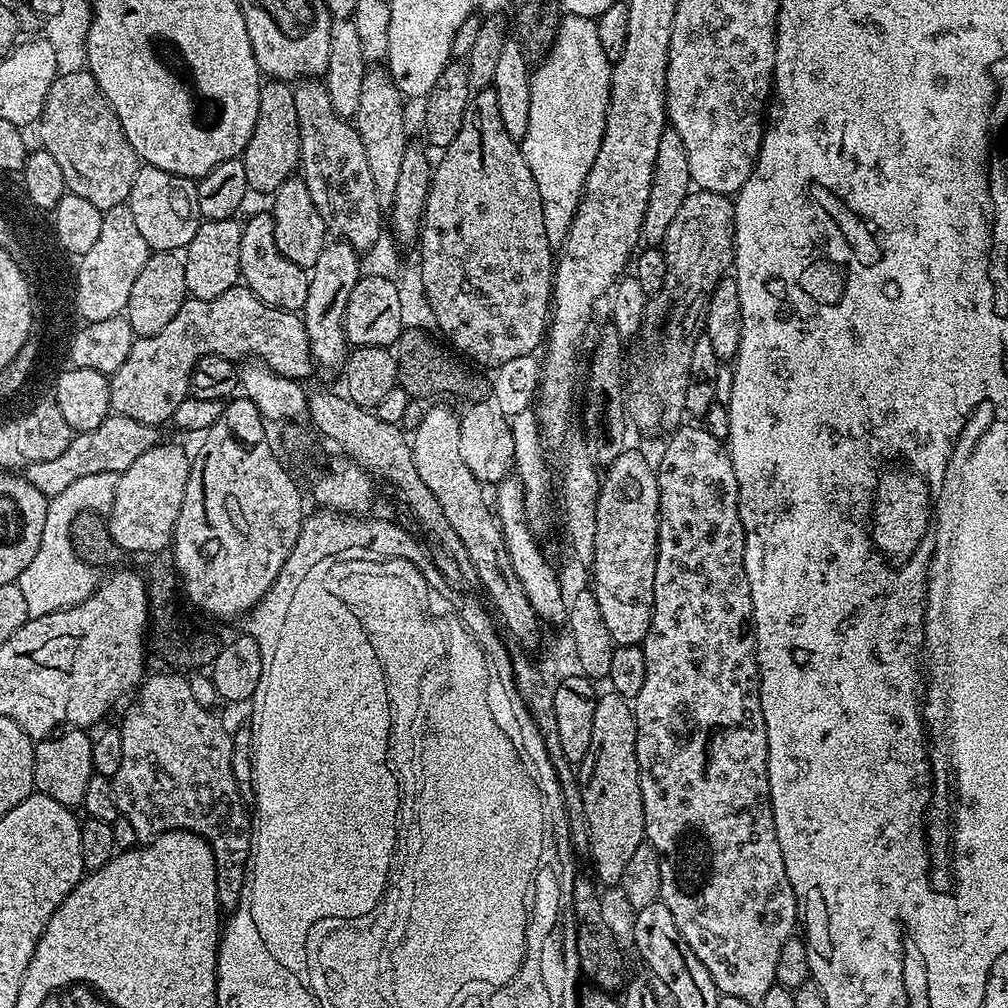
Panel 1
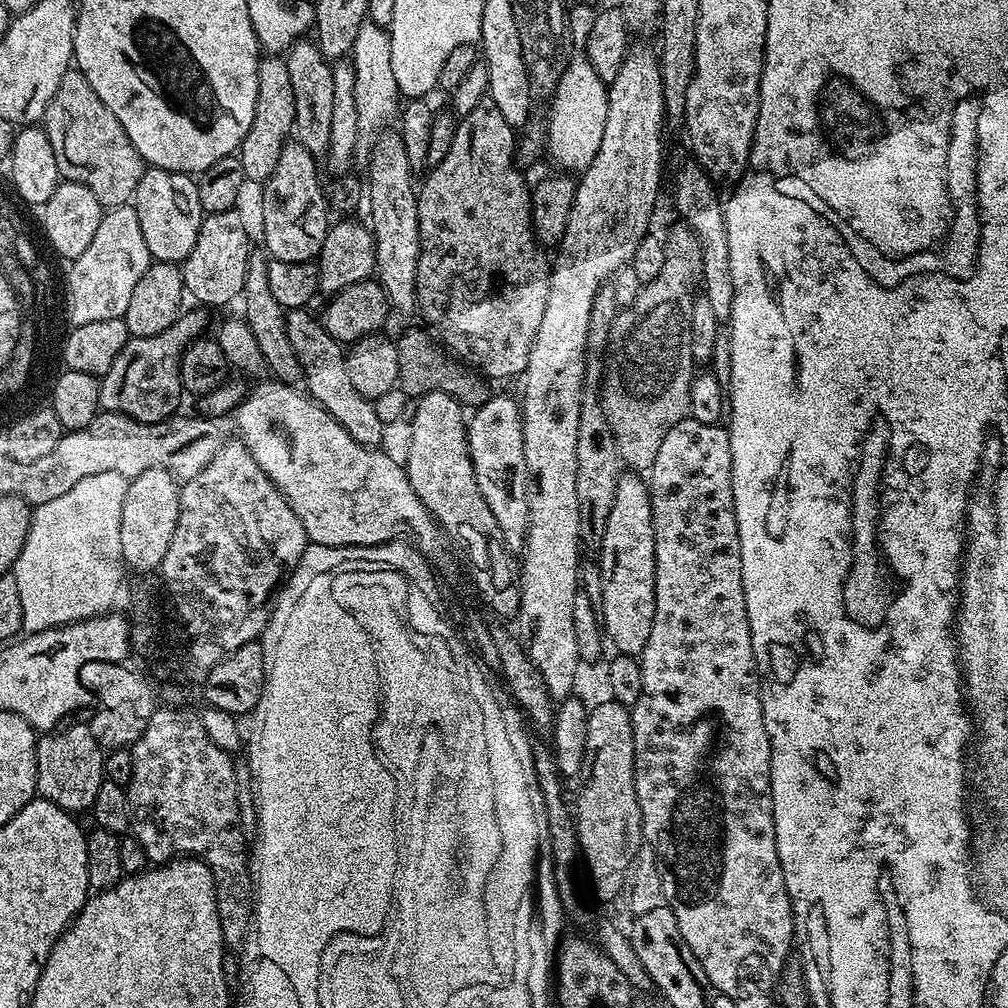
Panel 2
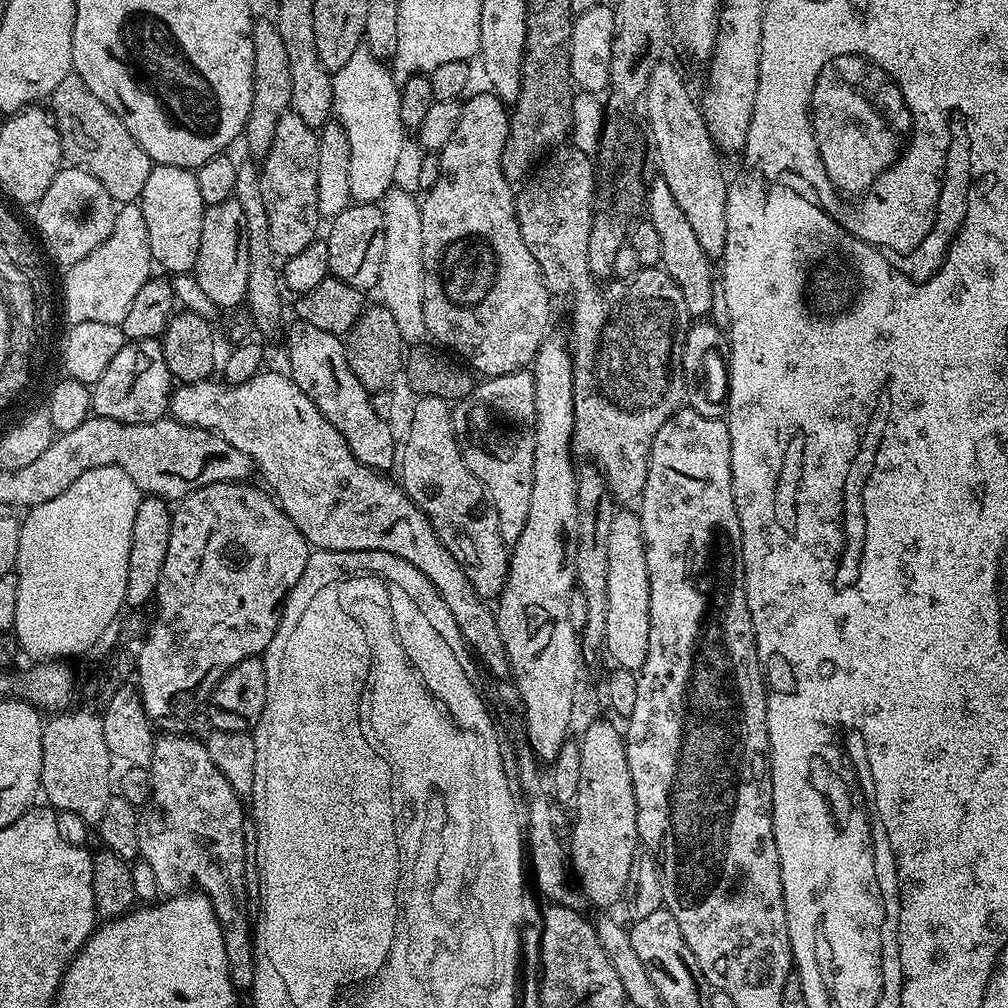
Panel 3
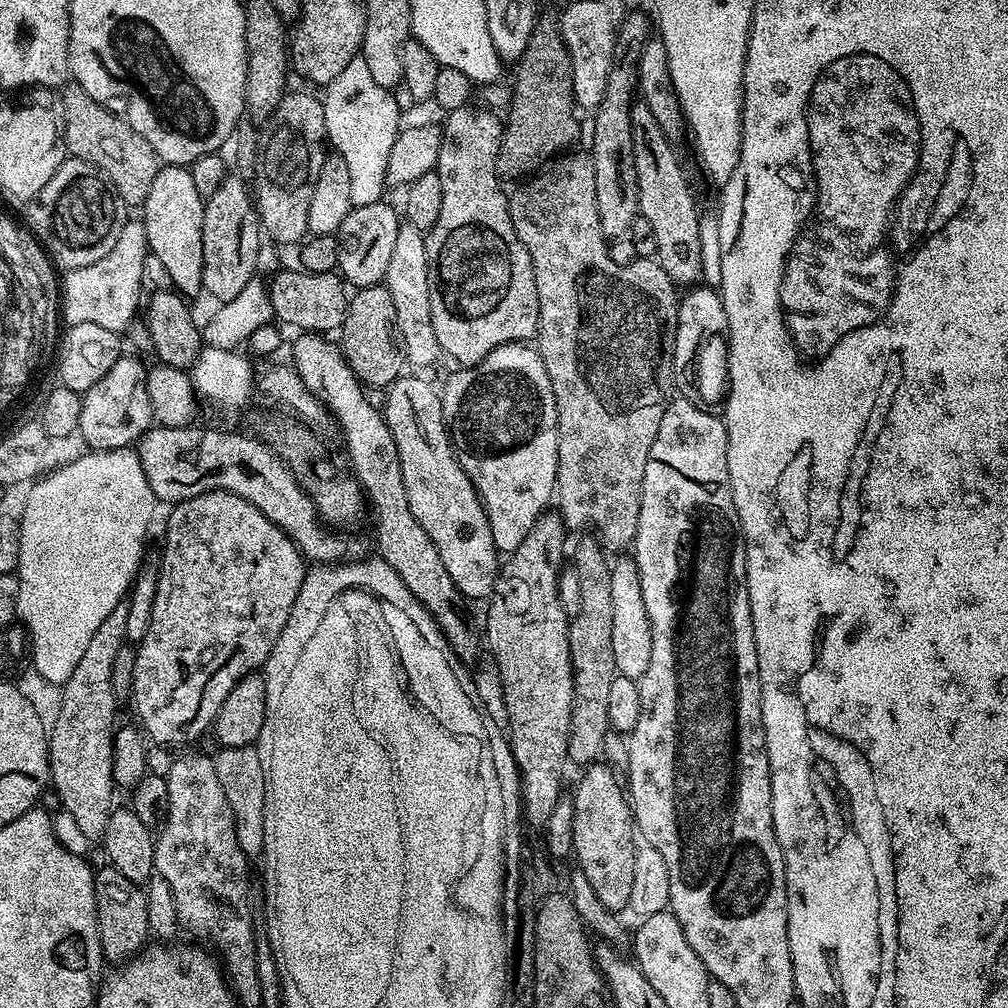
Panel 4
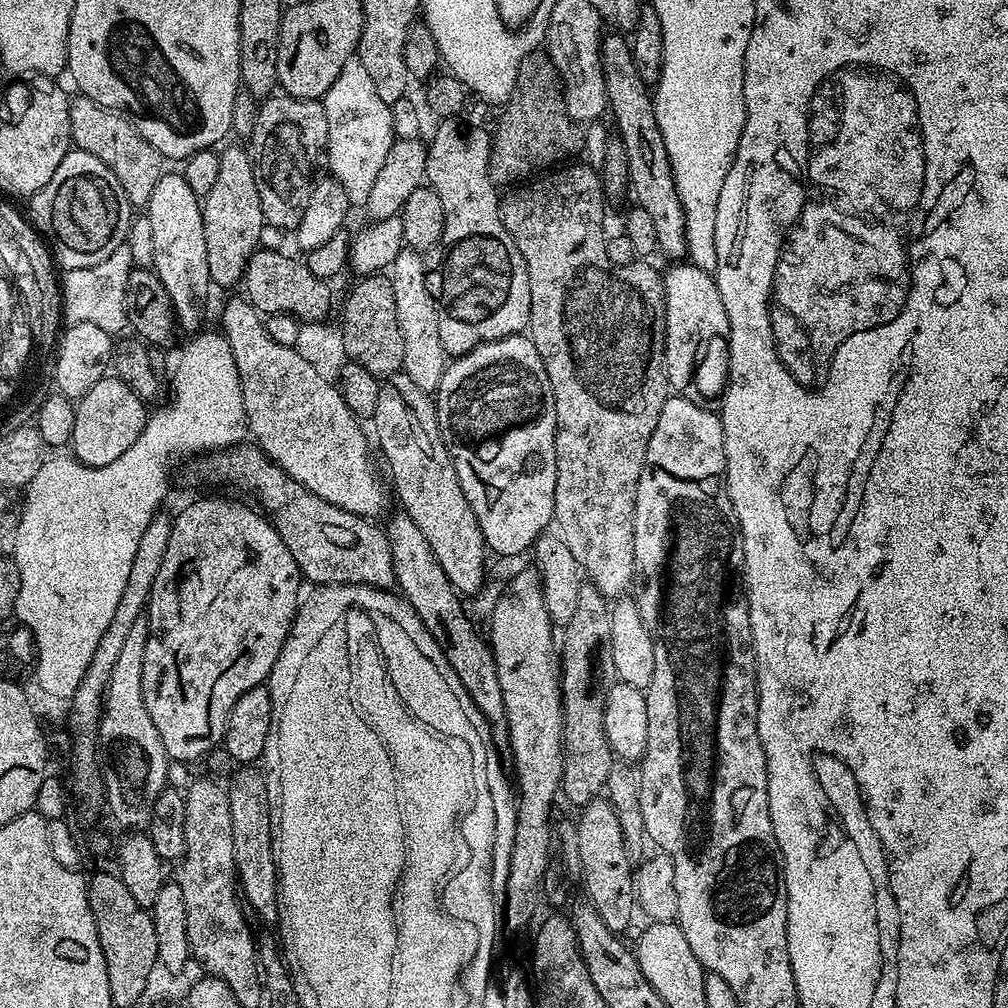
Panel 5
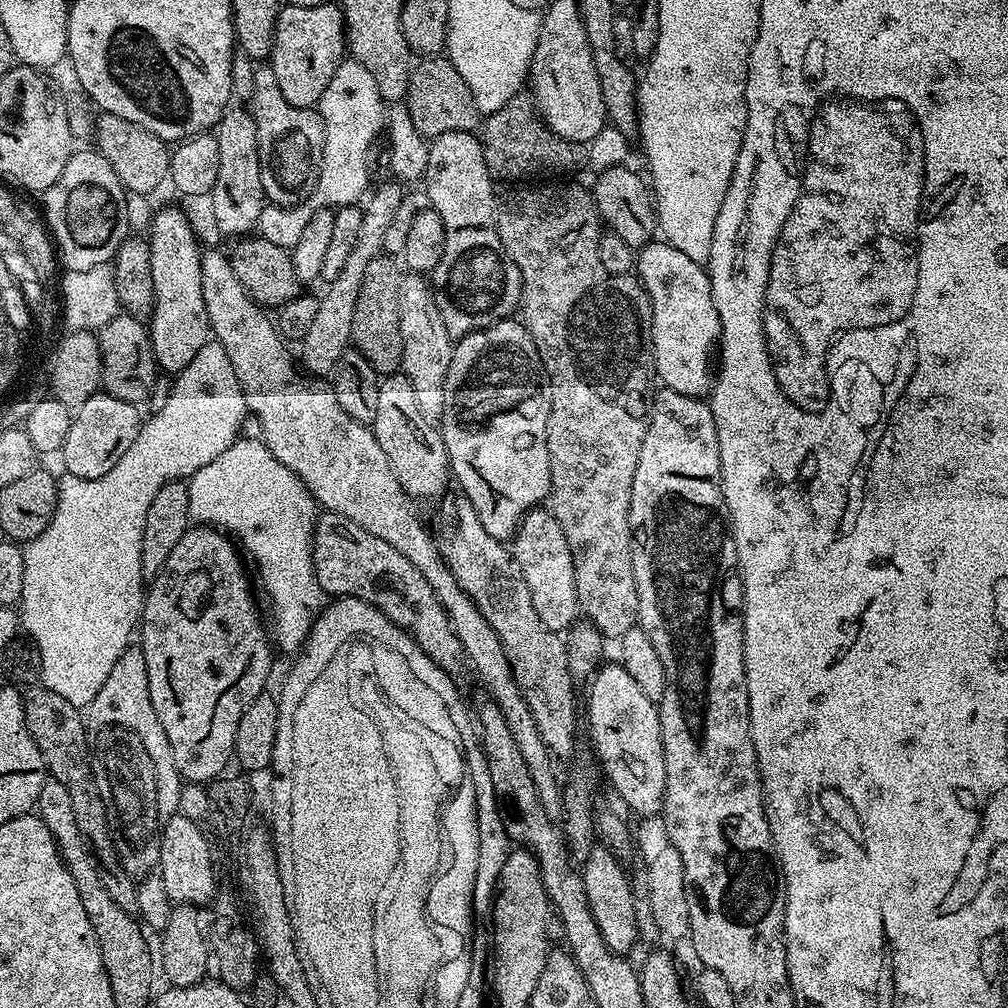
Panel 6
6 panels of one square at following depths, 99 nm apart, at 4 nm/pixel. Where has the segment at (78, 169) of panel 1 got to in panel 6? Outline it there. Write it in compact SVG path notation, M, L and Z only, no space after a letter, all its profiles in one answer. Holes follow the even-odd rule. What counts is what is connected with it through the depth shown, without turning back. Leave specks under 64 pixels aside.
M100 112L95 117L95 140L95 151L100 152L110 166L114 166L114 174L118 174L127 191L148 196L163 180L165 183L169 179L168 167L172 153L166 141L158 138L158 134L150 134L150 130L134 122L126 122L126 118L118 118L118 114Z

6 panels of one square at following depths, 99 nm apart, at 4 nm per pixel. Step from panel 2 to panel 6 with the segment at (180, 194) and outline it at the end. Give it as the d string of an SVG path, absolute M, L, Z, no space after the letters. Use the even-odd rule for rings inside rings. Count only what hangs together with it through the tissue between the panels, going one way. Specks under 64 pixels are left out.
M164 208L152 217L150 227L150 271L154 274L156 305L150 317L152 357L169 374L190 366L198 350L210 343L206 302L202 298L202 248L196 245L192 224L176 208Z

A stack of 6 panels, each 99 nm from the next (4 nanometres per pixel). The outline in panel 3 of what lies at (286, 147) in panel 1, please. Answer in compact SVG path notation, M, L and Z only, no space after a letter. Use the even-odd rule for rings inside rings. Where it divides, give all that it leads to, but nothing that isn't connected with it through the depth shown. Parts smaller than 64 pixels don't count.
M257 19L252 25L254 38L254 90L250 102L250 114L242 133L242 144L245 144L253 157L263 158L274 142L274 129L278 127L278 118L292 107L292 83L290 82L290 58L286 58L286 42L278 34L271 19Z

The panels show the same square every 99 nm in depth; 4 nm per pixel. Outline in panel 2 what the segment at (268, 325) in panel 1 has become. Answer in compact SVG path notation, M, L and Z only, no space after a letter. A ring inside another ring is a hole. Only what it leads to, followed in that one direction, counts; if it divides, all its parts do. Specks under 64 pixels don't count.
M204 310L196 311L200 312L185 311L177 316L170 327L162 330L162 334L134 336L128 339L126 346L122 346L122 354L118 354L118 358L114 358L114 366L110 366L110 370L106 370L105 377L100 380L100 406L103 411L117 412L123 416L134 418L138 422L157 424L168 419L179 409L176 407L180 404L180 396L182 397L180 359L192 341L199 340L205 335L204 327L208 324L207 314L209 315L209 313ZM292 310L287 313L287 327L290 342L300 359L304 371L304 383L307 393L317 404L333 416L354 438L354 442L375 449L384 440L386 426L378 418L375 403L364 399L350 383L350 370L345 349L324 328L319 319L311 316L308 310Z

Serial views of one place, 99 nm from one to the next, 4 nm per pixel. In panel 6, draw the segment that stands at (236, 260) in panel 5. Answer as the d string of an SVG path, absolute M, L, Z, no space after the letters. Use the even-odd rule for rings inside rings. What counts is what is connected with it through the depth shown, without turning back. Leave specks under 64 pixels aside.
M229 107L214 129L218 142L218 182L210 194L216 228L222 235L232 236L231 238L240 238L251 233L266 203L258 158L256 119L247 107L238 107L242 108Z

